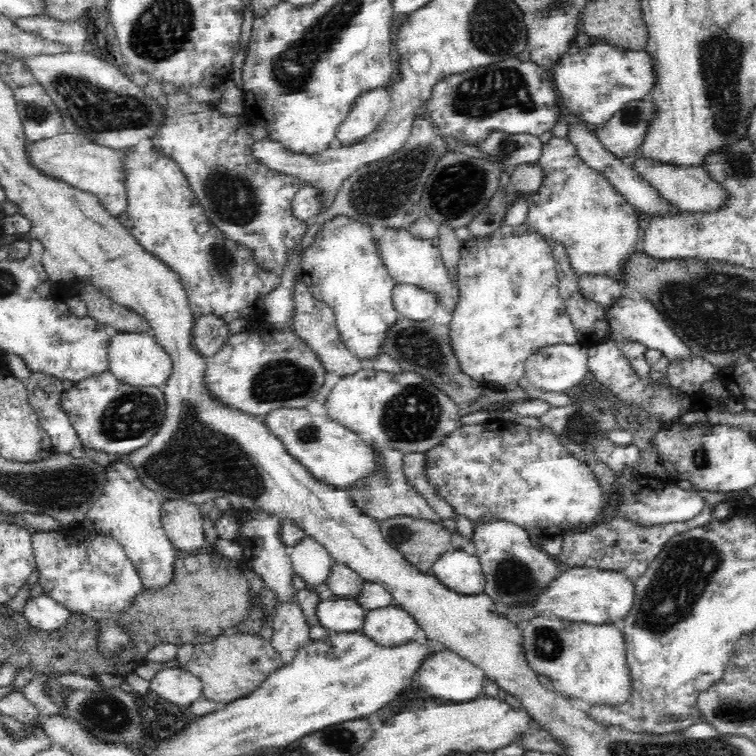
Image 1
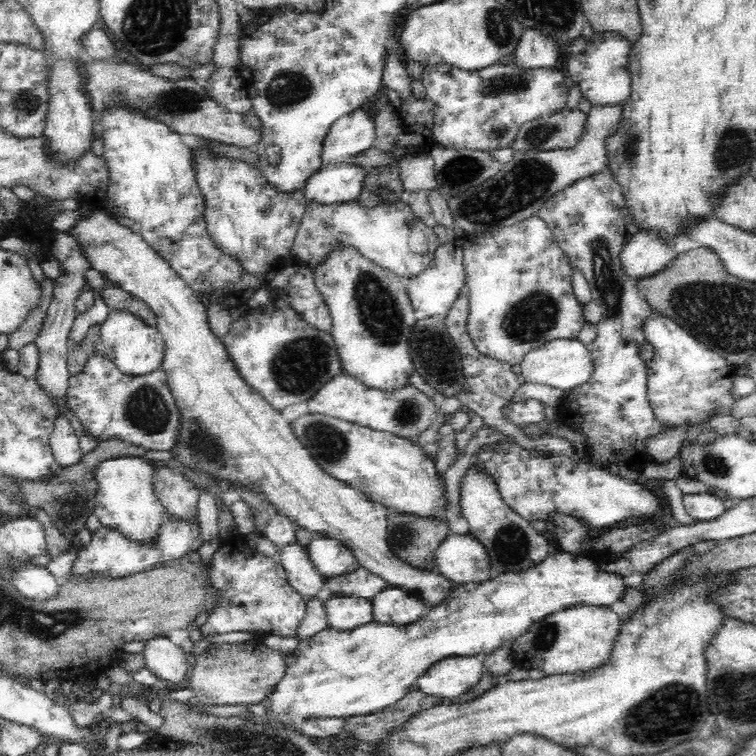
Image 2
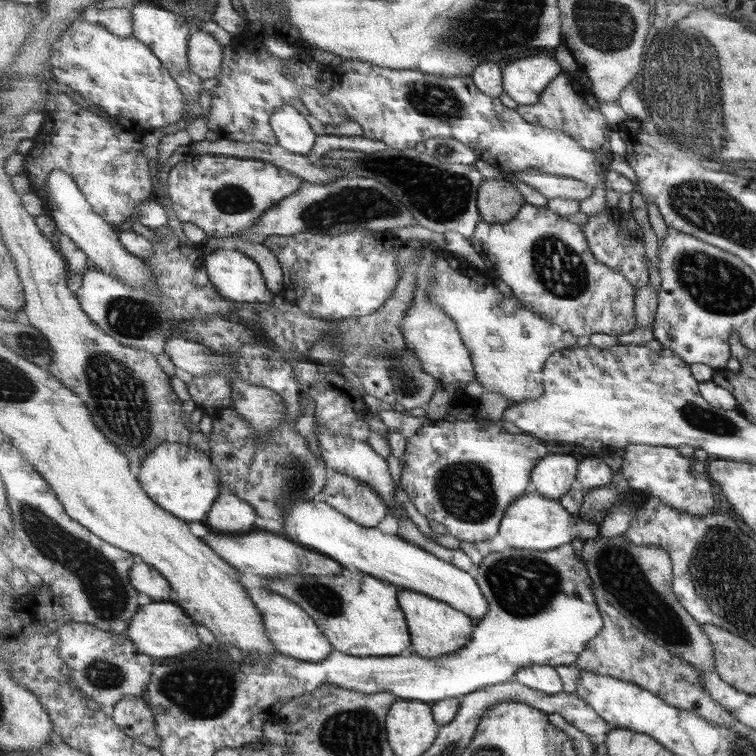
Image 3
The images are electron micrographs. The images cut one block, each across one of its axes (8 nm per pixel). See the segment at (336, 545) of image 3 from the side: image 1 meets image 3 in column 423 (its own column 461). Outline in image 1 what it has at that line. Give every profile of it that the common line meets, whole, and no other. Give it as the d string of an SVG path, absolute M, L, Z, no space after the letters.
M448 549L433 562L429 572L454 592L480 594L487 582L481 562L463 549Z

